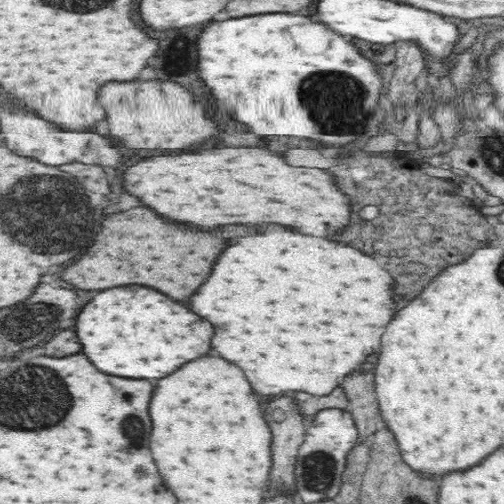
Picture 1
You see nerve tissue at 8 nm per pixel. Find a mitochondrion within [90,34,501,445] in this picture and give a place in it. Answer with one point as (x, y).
(336, 101)

